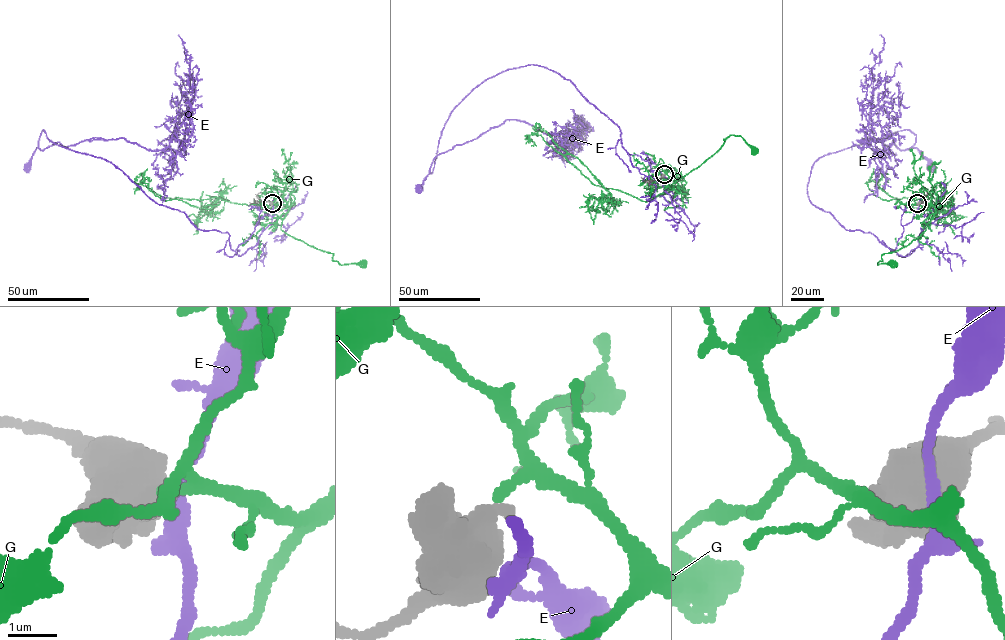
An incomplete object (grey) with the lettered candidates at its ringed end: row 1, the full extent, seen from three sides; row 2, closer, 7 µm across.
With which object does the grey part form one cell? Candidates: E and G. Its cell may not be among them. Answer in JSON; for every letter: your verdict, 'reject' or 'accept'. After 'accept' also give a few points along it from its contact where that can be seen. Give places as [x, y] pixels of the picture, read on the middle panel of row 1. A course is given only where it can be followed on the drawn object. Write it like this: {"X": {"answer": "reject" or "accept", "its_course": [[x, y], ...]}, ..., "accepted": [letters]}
{"E": {"answer": "reject"}, "G": {"answer": "accept", "its_course": [[663, 174], [677, 183], [679, 193], [672, 183], [713, 155], [724, 139], [730, 135], [740, 136], [755, 151]]}, "accepted": ["G"]}

